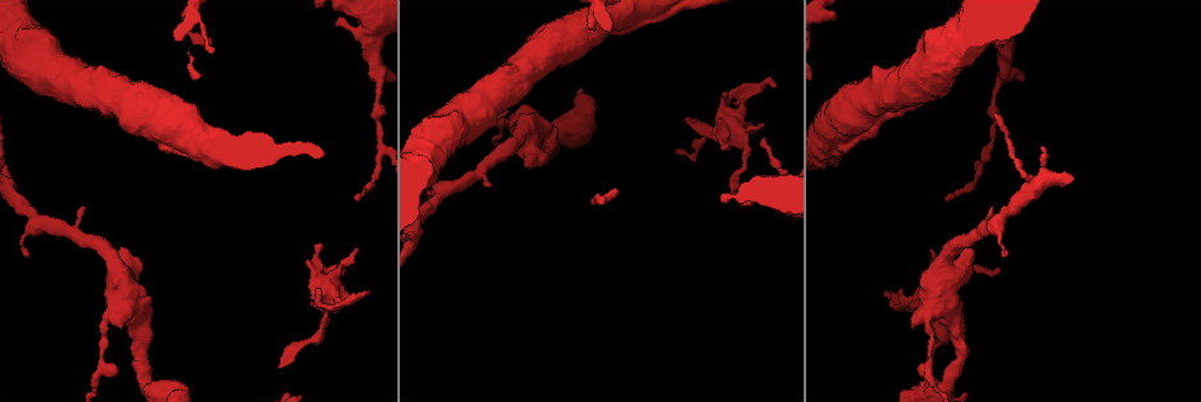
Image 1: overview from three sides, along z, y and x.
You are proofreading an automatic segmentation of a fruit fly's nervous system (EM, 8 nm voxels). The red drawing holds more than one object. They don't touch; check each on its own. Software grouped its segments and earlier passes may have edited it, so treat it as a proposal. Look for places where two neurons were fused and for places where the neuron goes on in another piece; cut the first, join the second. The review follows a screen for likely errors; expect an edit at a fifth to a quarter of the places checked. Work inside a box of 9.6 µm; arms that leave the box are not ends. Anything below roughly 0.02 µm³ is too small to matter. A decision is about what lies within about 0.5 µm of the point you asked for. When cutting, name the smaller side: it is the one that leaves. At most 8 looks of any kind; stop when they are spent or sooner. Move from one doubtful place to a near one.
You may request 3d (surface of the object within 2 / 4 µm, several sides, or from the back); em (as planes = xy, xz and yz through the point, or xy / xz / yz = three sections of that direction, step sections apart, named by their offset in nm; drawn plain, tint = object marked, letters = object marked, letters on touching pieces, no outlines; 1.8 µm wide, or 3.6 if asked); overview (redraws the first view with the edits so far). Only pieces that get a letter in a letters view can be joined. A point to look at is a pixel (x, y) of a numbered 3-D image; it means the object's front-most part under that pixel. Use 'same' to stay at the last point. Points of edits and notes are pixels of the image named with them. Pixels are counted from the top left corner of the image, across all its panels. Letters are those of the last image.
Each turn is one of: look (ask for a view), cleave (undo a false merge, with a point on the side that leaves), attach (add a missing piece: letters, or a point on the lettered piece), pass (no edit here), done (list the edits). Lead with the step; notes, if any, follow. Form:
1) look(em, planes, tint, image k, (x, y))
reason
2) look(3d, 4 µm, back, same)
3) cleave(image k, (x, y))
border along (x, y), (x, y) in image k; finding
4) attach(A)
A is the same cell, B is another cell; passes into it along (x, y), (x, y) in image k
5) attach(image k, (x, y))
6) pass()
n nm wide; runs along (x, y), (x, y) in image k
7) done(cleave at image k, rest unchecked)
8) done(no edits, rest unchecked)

look(em, xz, step 8, letters, image 1, (776, 86))
branch stops here

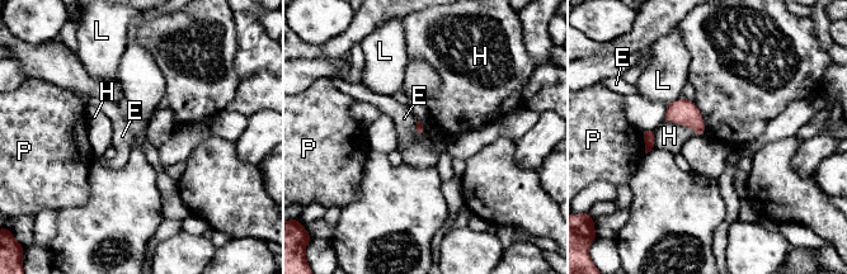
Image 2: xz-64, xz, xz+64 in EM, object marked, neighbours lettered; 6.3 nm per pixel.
look(em, planes, letters, same)
another direction

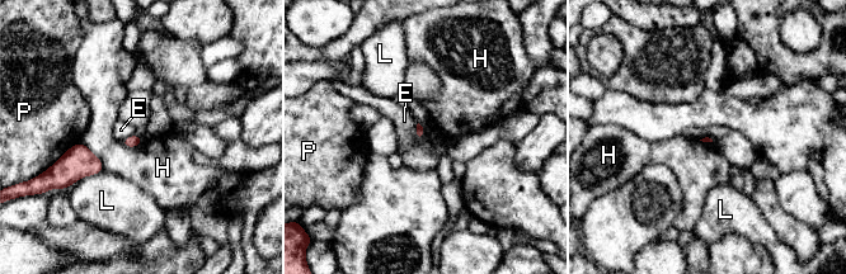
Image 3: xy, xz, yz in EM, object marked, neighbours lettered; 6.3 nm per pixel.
pass()
E, H, L and P are other cells; border along (80, 141), (99, 159), (103, 169) in image 3; none of them fits

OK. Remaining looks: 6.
look(em, xz, step 8, letters, image 1, (725, 148))
thin end

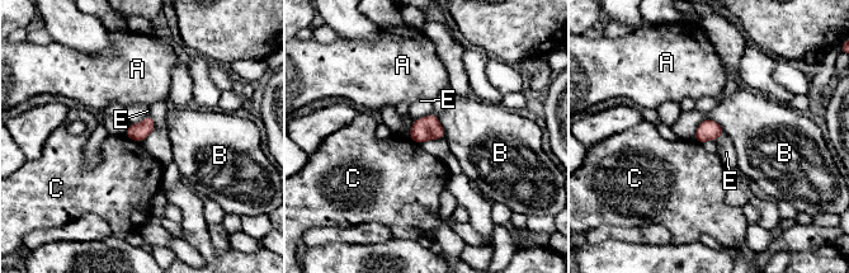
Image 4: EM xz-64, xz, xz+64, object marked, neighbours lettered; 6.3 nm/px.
look(em, planes, letters, same)
cut it another way

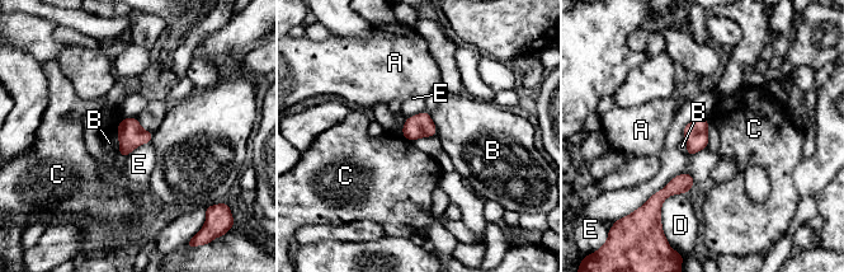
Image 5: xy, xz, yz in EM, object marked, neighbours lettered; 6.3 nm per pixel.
pass()
A, B, C, D and E are other cells; border along (123, 118), (116, 131) in image 5; no lettered piece goes on from it

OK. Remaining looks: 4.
look(3d, 2 µm, image 1, (833, 18))
branch stops here

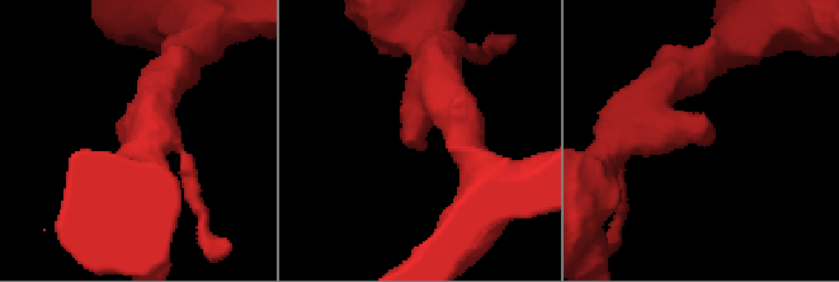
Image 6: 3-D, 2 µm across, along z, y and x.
look(em, planes, letters, image 6, (715, 138))
need the tissue

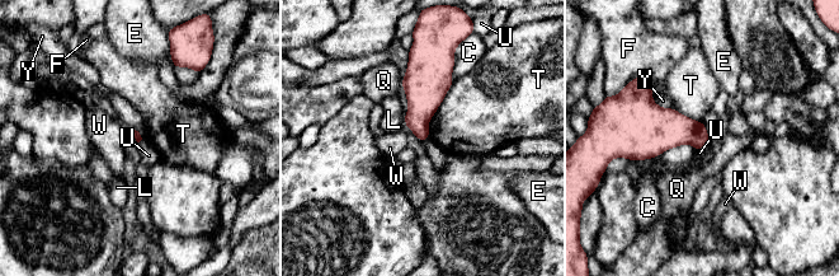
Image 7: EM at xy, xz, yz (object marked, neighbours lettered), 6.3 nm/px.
pass()
C, E, F, L, Q, T, U, W and Y are other cells; border along (708, 140), (697, 150) in image 7; no lettered piece goes on from it

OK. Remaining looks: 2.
done(no edits, rest unchecked)

